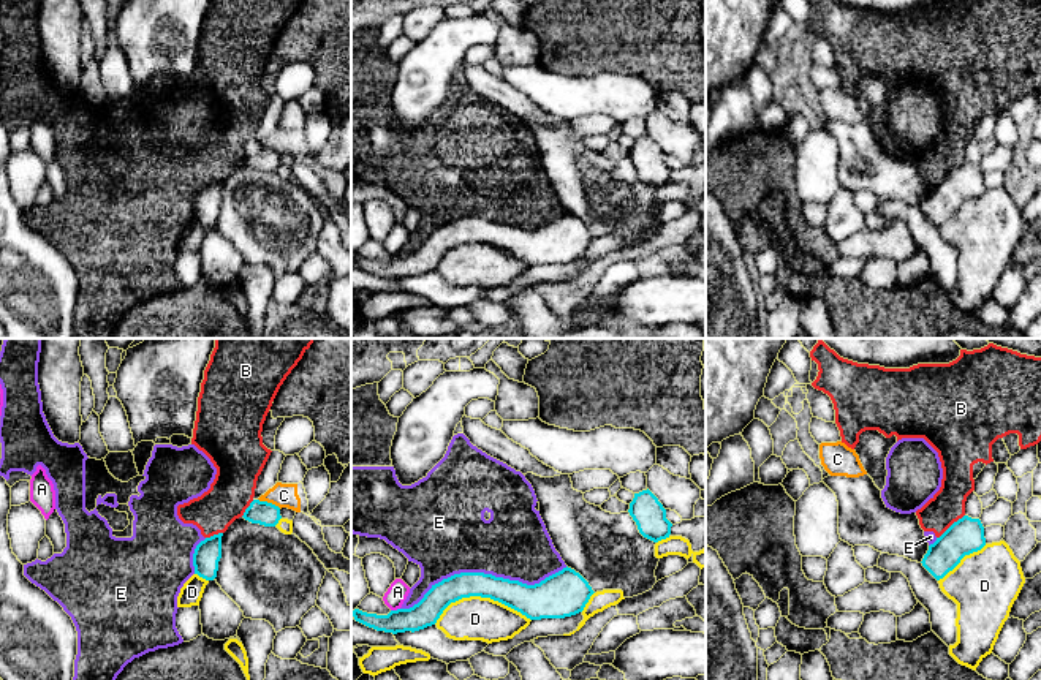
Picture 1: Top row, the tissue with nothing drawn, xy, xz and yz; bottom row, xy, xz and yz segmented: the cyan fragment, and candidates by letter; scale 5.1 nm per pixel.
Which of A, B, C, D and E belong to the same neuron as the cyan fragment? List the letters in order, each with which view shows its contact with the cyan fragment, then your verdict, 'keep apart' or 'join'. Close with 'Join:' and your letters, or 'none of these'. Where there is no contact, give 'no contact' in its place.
A: contact in xz; keep apart
B: contact in yz; keep apart
C: contact in xy; keep apart
D: contact in xz; keep apart
E: contact in xz; keep apart
Join: none of these

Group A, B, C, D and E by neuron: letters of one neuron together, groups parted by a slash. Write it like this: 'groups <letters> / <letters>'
groups A / B E / C / D

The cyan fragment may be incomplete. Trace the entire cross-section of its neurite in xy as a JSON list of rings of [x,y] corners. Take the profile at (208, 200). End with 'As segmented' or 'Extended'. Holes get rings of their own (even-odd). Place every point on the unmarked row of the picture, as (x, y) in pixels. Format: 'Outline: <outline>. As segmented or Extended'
Outline: [[[223,179],[206,183],[195,195],[195,220],[206,226],[214,226],[217,223],[218,207],[221,204],[221,182]]]. As segmented

